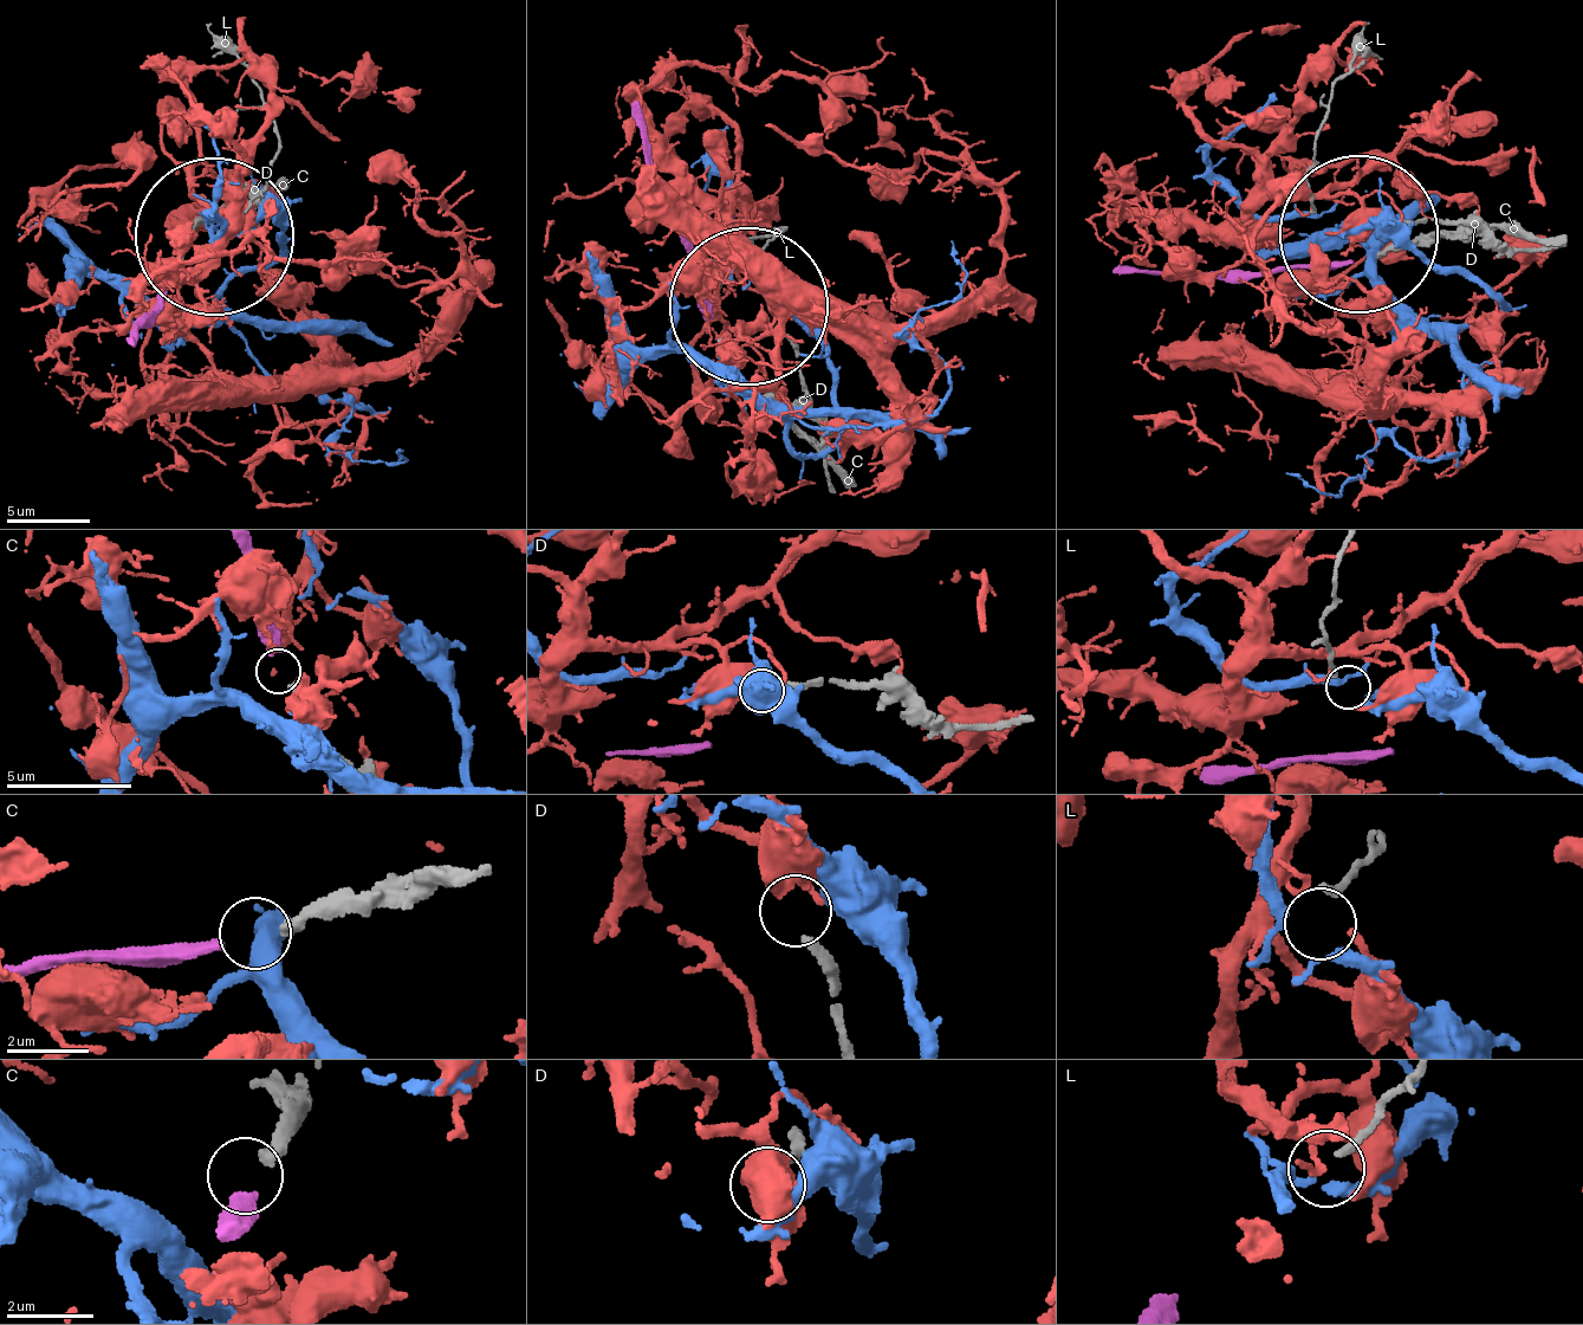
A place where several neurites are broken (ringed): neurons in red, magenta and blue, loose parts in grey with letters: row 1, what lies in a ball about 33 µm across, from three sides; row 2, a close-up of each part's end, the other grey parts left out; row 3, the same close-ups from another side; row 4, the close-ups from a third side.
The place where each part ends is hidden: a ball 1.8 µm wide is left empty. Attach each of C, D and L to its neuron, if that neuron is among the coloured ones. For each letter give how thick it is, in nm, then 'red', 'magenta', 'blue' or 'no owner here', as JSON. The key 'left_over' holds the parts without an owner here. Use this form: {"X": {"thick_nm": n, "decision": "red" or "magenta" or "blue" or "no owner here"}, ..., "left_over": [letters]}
{"C": {"thick_nm": 300, "decision": "magenta"}, "D": {"thick_nm": 240, "decision": "no owner here"}, "L": {"thick_nm": 200, "decision": "blue"}, "left_over": ["D"]}

